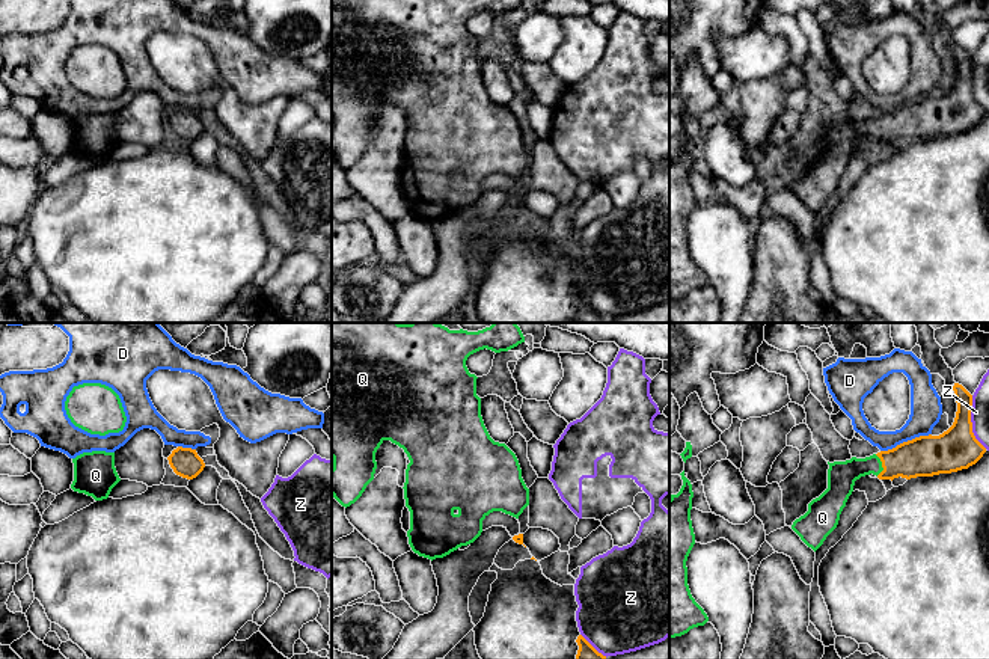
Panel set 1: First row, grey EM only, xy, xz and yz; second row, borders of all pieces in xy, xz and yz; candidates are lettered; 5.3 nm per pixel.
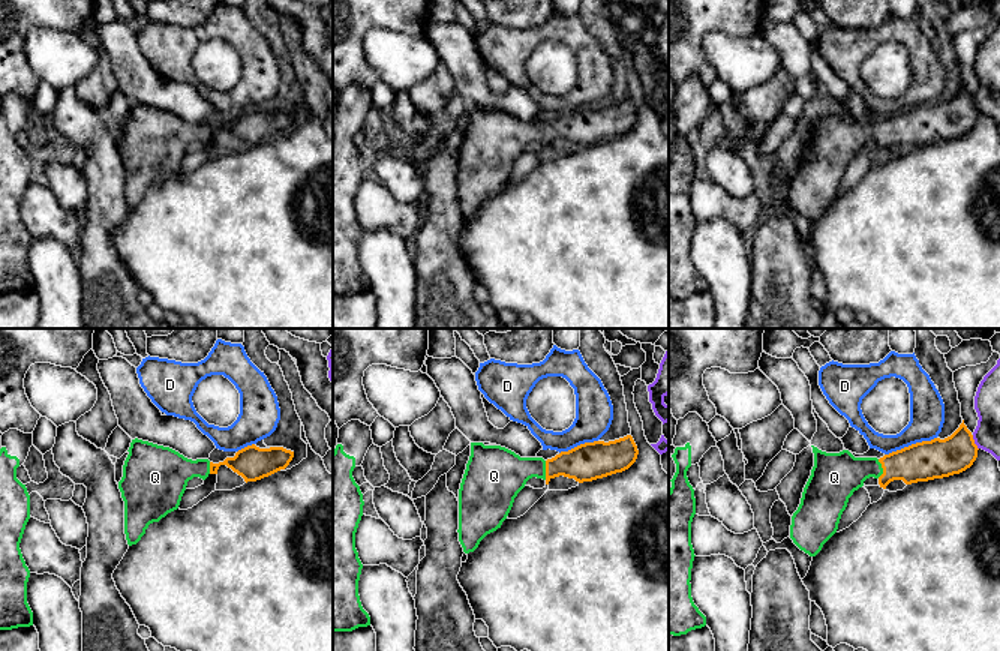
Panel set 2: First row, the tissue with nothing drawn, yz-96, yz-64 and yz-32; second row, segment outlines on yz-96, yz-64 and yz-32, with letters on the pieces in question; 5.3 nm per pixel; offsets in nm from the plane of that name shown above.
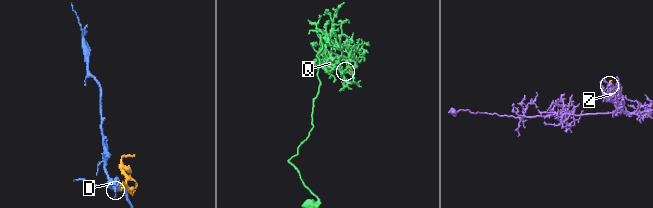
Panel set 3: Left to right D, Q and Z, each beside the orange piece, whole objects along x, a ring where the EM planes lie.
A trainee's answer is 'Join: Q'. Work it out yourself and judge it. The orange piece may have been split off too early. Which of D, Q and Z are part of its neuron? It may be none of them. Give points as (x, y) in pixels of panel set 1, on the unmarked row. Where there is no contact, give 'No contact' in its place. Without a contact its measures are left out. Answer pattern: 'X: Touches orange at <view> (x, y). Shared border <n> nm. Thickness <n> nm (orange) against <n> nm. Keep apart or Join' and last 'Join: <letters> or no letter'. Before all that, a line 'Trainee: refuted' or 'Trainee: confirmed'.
Trainee: confirmed
D: Touches orange at yz (905, 104). Shared border 280 nm. Thickness 220 nm (orange) against 170 nm. Keep apart
Q: Touches orange at yz (882, 127). Shared border 120 nm. Thickness 220 nm (orange) against 160 nm. Join
Z: Touches orange at yz (971, 85). Shared border 300 nm. Thickness 220 nm (orange) against 100 nm. Keep apart
Join: Q

